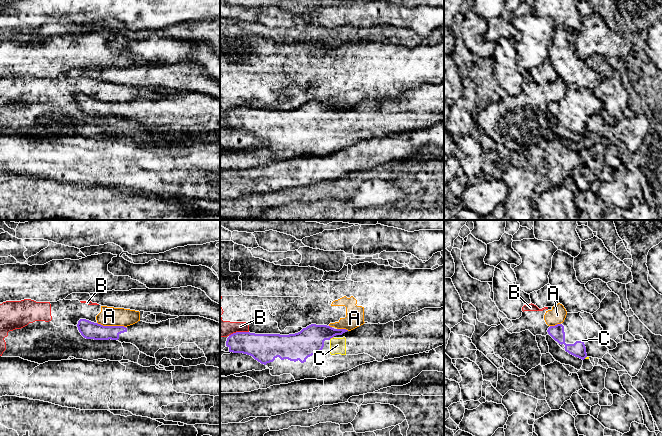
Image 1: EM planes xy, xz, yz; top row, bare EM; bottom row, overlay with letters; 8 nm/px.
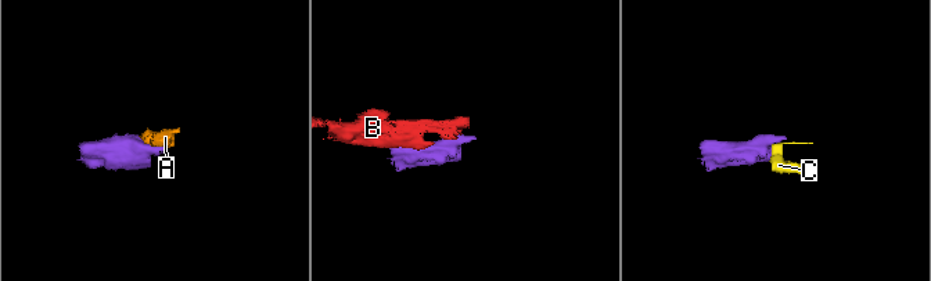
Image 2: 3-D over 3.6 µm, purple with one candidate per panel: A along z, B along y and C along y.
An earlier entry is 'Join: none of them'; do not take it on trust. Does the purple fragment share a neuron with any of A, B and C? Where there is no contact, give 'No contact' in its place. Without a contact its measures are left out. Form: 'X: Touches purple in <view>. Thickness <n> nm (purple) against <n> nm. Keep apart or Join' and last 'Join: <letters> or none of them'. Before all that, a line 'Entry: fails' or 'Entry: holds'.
Entry: fails
A: Touches purple in xy. Thickness 140 nm (purple) against 160 nm. Keep apart
B: Touches purple in xz. Thickness 240 nm (purple) against 140 nm. Keep apart
C: Touches purple in xz. Thickness 220 nm (purple) against 130 nm. Join
Join: C

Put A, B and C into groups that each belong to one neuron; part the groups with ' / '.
A B / C

